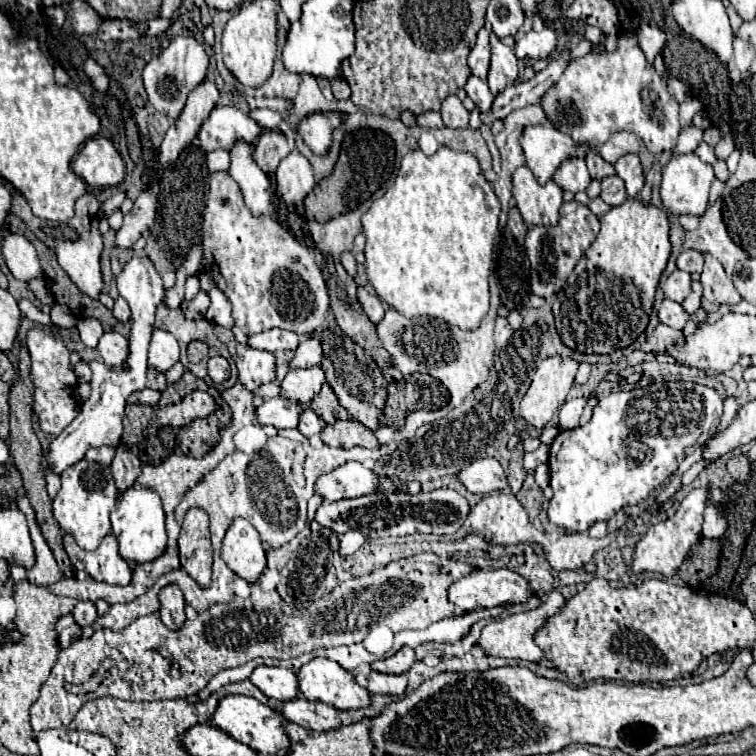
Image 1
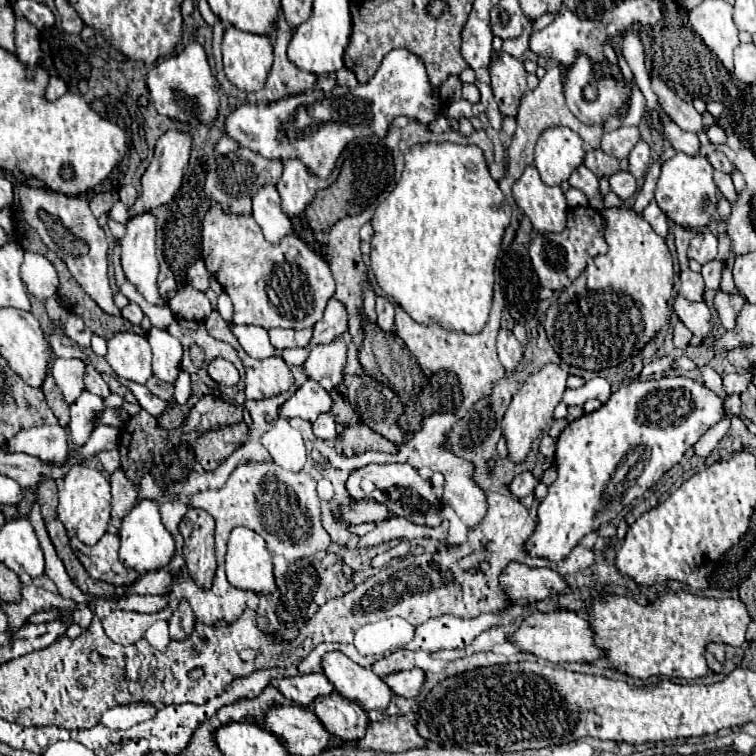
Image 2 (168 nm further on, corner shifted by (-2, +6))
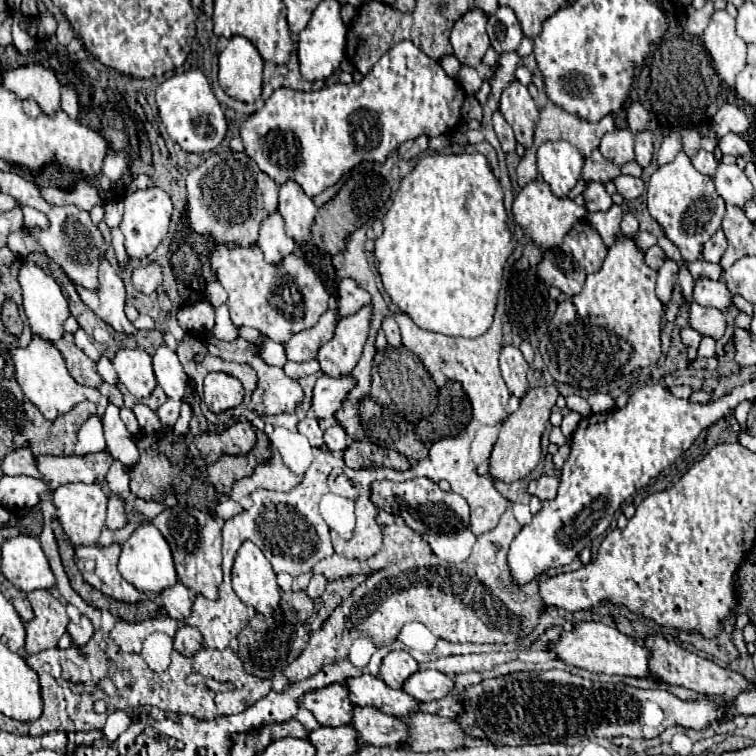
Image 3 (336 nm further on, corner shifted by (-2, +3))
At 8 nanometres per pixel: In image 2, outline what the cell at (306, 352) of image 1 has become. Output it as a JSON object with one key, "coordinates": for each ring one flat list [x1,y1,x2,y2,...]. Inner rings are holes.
{"coordinates":[[331,298,325,308,325,316,313,326,313,340,311,344,327,344,335,334,341,334,347,330,347,310,343,302,337,298]]}

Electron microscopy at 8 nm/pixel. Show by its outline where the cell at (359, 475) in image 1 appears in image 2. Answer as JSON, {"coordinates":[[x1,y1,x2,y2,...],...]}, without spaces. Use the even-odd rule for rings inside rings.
{"coordinates":[[371,464,371,466,359,468,347,480,347,490,355,500,363,500,363,498,375,500,387,506,387,510,393,516,407,518,413,524,433,528,443,522,443,512,441,512,443,500,433,494,431,482,421,478,419,472,409,464]]}

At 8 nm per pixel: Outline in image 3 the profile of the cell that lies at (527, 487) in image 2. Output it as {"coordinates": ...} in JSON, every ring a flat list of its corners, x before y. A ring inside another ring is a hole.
{"coordinates":[[541,475,539,479,531,479,527,483,527,491,529,495,539,497,541,501,553,499,557,495,557,483,559,483,557,475]]}

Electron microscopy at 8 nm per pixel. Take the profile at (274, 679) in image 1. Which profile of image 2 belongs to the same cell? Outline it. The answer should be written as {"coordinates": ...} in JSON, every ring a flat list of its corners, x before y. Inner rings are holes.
{"coordinates":[[307,674,299,678,279,678,275,688,299,706,311,706,317,696,327,696,335,688,325,674]]}

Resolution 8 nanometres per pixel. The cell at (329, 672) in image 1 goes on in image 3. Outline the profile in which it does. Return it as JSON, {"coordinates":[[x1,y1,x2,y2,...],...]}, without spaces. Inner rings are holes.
{"coordinates":[[369,673,347,679,345,687,353,705,375,707,387,715,403,717,417,707,417,701,403,689,391,689,379,677,371,677]]}

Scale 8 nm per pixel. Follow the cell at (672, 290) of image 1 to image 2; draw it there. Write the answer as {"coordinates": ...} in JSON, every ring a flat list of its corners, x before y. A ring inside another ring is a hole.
{"coordinates":[[691,270,681,272,681,288,679,288,679,296,691,300,691,302,701,302,703,300,703,292,705,292,705,284,703,284,703,276]]}

